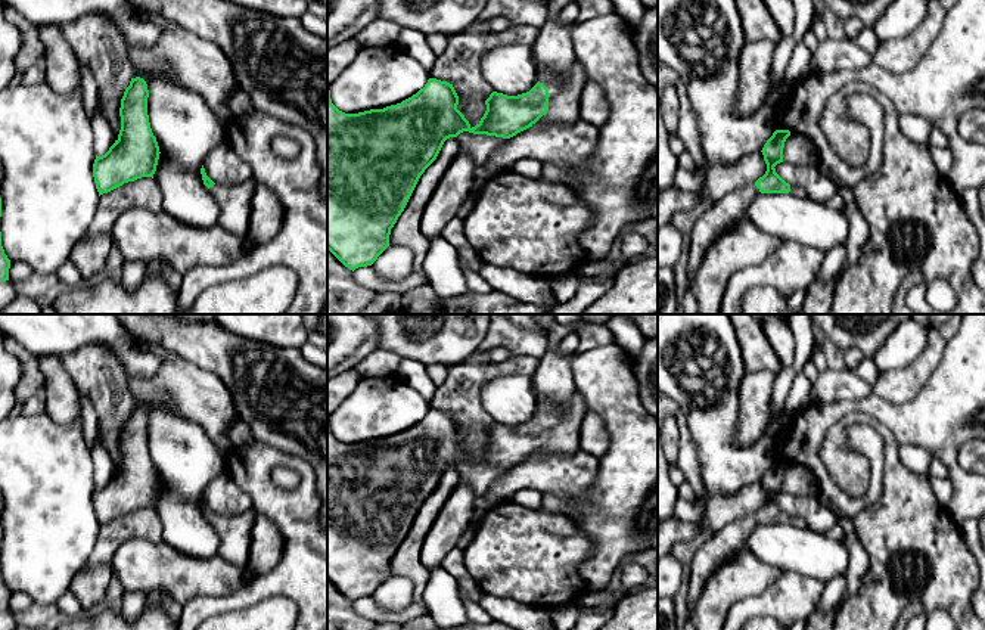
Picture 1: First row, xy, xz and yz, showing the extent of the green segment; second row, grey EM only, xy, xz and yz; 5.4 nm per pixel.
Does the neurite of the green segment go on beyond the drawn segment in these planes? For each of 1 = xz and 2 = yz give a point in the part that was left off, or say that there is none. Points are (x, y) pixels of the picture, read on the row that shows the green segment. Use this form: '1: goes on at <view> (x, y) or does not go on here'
1: goes on at xz (565, 89)
2: goes on at yz (727, 211)

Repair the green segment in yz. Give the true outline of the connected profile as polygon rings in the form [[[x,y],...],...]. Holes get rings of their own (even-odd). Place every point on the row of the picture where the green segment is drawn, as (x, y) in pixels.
[[[776,130],[762,148],[767,171],[753,184],[745,184],[728,192],[696,221],[690,236],[689,283],[692,283],[705,251],[720,233],[736,226],[740,220],[749,220],[748,207],[758,193],[793,193],[804,195],[801,187],[786,183],[777,173],[776,165],[783,162],[783,148],[789,130]]]

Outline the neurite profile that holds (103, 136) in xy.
[[[97,96],[97,105],[94,109],[94,115],[90,120],[90,124],[91,124],[91,128],[94,133],[94,152],[97,156],[102,156],[115,143],[115,136],[114,136],[114,131],[112,131],[106,117],[100,111],[99,96]]]

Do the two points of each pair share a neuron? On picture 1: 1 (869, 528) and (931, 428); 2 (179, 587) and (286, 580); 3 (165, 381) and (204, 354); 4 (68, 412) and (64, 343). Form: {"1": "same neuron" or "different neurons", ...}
{"1": "different neurons", "2": "different neurons", "3": "different neurons", "4": "different neurons"}

